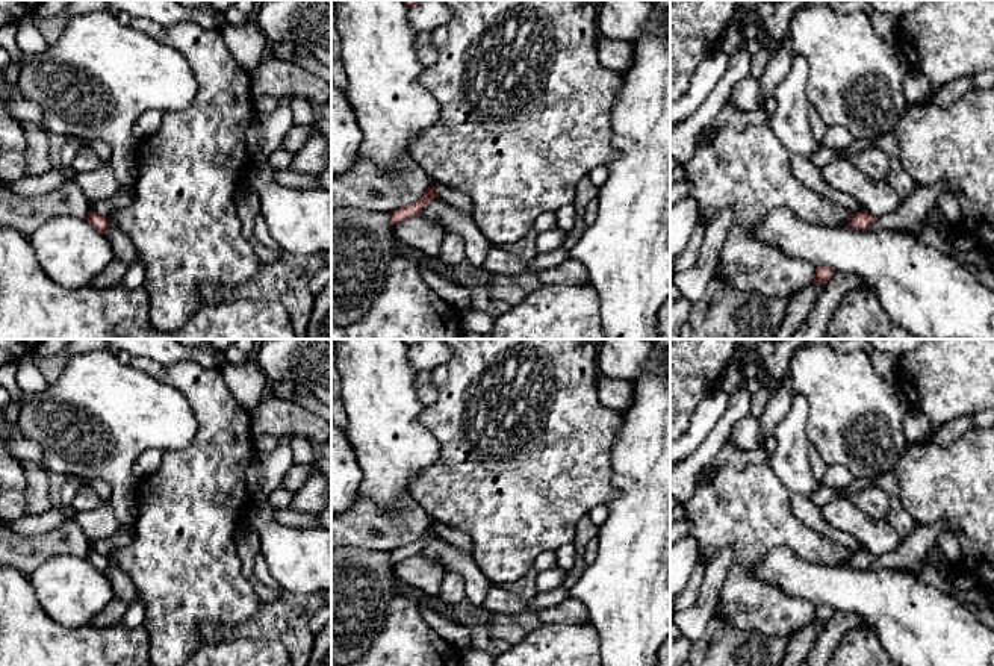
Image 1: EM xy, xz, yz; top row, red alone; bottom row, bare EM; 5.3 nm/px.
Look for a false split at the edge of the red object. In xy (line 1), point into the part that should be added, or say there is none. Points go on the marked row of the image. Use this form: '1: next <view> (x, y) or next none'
1: next none

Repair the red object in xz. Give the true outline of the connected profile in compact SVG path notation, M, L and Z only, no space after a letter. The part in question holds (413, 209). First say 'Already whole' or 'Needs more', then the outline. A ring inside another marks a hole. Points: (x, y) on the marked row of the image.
Already whole. M431 185L418 201L402 206L398 210L393 210L390 213L390 224L398 226L399 223L402 223L408 218L421 215L424 212L425 206L434 198L439 198L439 194L437 194L436 188Z

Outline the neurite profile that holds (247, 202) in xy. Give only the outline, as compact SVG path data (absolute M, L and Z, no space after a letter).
M250 182L244 183L238 191L236 210L239 221L242 224L242 235L251 244L259 260L262 263L271 263L277 260L281 251L263 245L254 236L254 219L256 215L260 212L260 198L254 188L250 185Z

